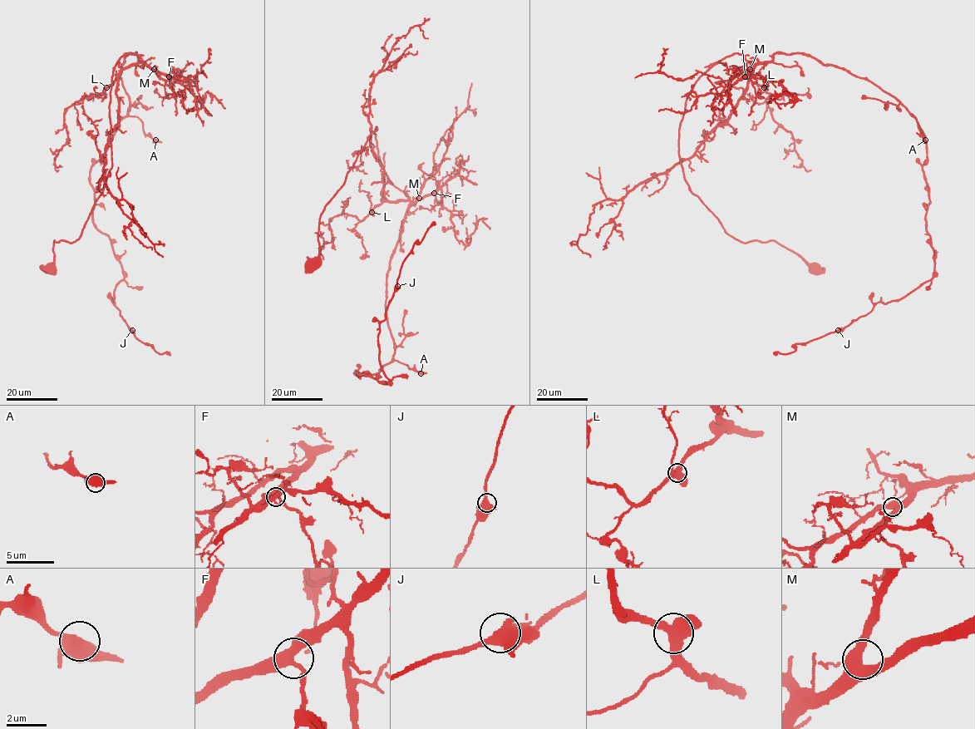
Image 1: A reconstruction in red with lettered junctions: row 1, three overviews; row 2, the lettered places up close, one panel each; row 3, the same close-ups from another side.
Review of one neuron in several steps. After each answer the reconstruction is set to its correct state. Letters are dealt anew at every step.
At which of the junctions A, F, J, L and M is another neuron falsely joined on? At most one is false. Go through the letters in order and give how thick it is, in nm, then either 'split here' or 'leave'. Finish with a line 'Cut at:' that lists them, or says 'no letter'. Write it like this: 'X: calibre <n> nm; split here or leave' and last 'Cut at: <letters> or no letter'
A: calibre 480 nm; leave
F: calibre 400 nm; leave
J: calibre 440 nm; leave
L: calibre 500 nm; leave
M: calibre 480 nm; leave
Cut at: no letter

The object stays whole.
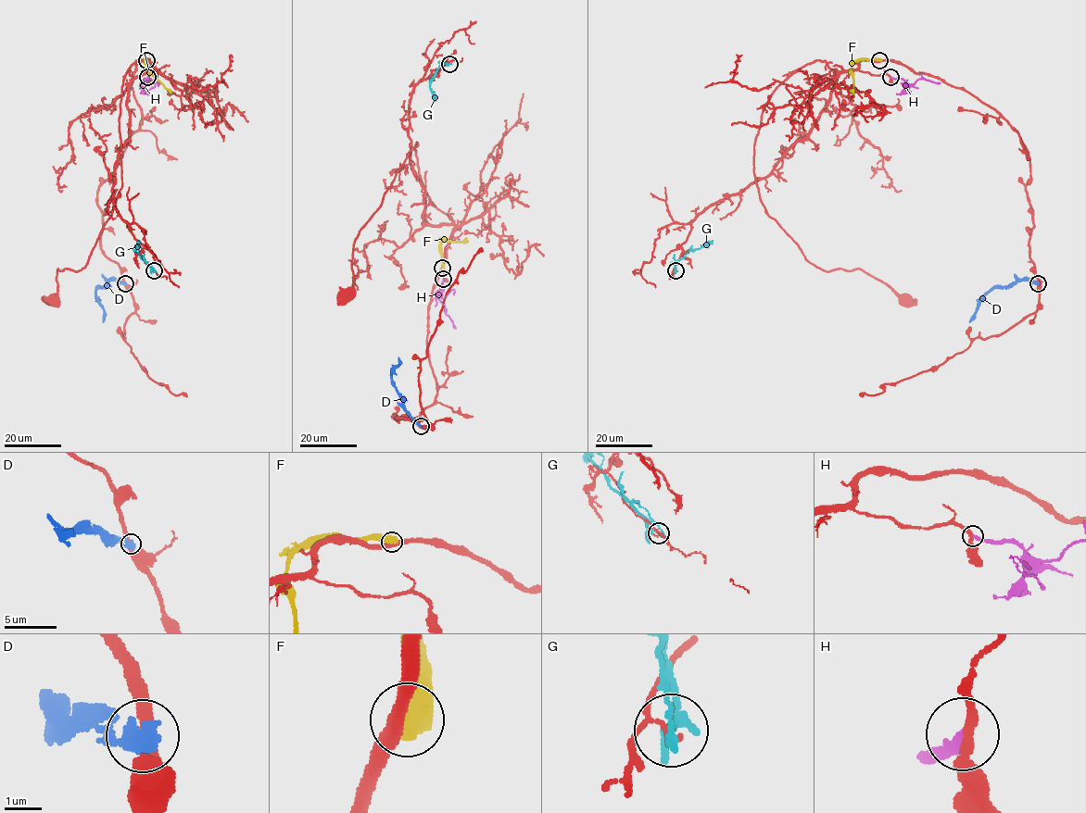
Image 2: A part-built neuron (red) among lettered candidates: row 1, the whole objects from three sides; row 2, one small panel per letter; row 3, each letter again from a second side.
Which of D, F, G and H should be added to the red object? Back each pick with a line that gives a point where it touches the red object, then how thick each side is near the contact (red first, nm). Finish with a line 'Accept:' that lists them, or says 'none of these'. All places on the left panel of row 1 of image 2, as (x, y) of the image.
H: meets red at (147, 77); 300 nm thick on the red side, 280 nm on the other
Accept: H

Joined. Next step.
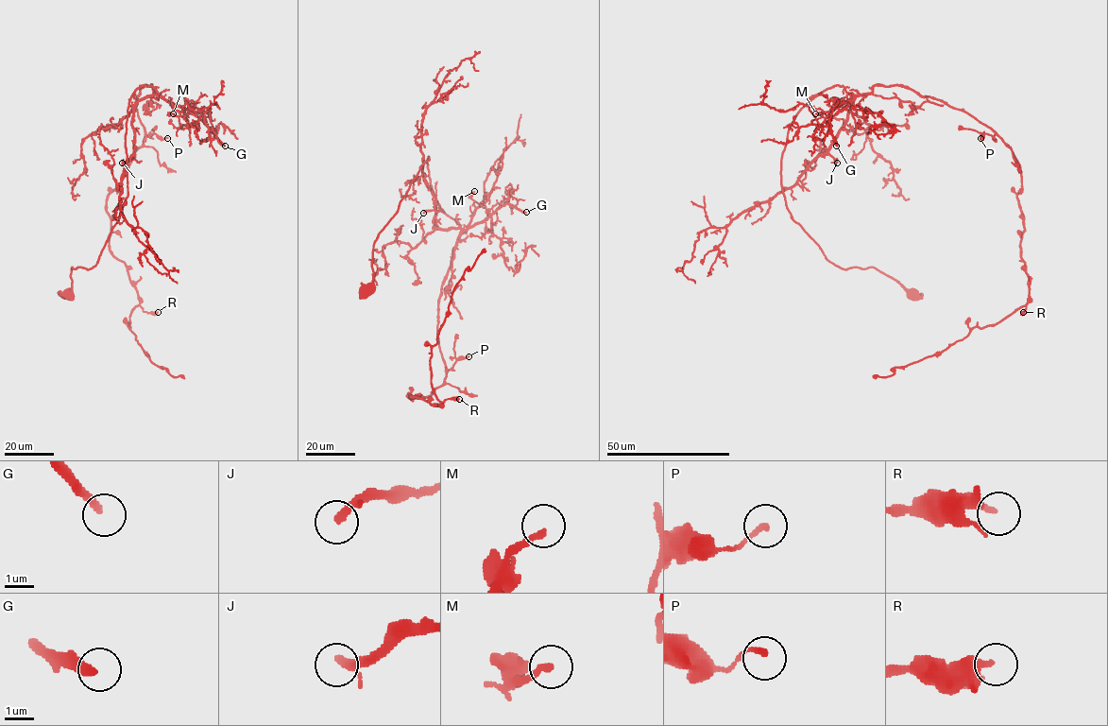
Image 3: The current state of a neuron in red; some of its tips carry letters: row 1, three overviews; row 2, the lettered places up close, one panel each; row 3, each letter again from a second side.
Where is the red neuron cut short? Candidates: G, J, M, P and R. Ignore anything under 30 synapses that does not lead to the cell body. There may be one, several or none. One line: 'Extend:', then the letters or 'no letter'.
Extend: G

